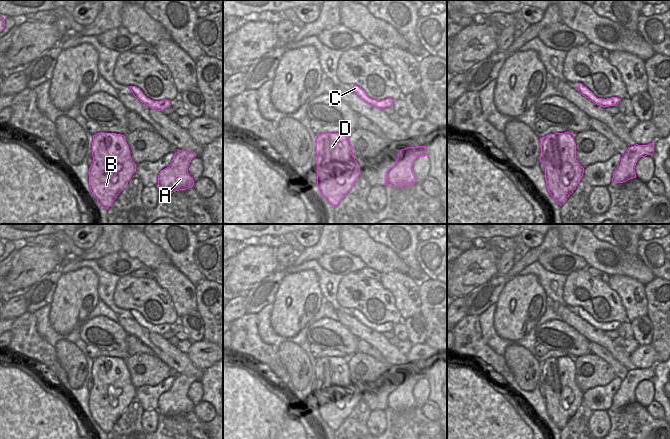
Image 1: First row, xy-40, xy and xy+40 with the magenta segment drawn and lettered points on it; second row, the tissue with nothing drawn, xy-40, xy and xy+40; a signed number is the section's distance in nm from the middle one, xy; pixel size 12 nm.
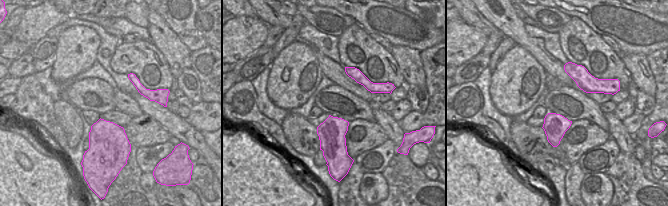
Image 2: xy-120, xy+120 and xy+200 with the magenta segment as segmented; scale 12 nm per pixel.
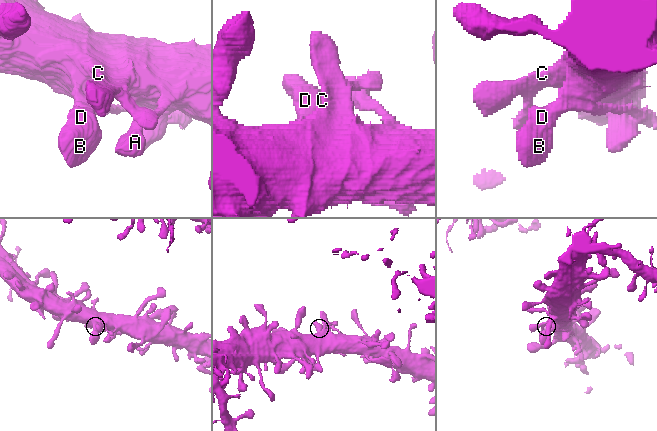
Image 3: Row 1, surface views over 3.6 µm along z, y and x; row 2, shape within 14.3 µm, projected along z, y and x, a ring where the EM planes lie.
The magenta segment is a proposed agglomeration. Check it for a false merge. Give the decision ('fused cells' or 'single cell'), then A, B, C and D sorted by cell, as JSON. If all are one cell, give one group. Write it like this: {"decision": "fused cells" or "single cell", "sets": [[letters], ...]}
{"decision": "single cell", "sets": [["A", "B", "C", "D"]]}

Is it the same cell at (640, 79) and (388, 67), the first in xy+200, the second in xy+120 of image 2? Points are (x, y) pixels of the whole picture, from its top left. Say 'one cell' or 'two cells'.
two cells

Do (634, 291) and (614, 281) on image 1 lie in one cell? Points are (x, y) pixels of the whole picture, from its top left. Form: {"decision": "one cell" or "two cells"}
{"decision": "one cell"}

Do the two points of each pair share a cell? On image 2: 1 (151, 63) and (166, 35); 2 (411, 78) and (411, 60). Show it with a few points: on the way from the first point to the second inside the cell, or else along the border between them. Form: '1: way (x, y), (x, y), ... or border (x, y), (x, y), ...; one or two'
1: border (149, 40), (163, 56), (170, 70); two
2: way (411, 74), (411, 64); one

